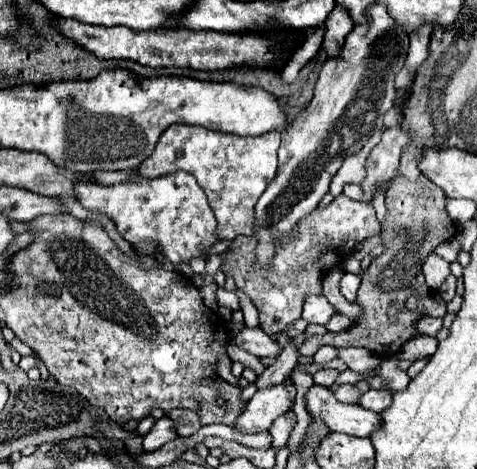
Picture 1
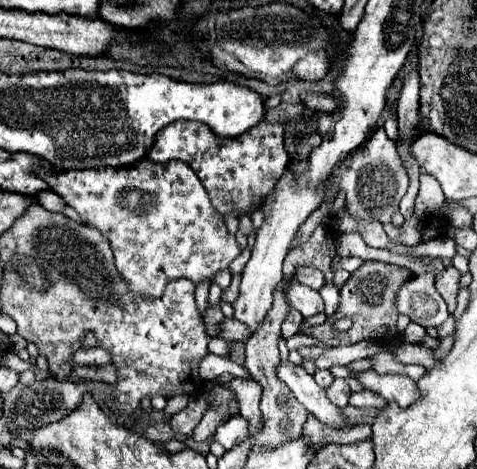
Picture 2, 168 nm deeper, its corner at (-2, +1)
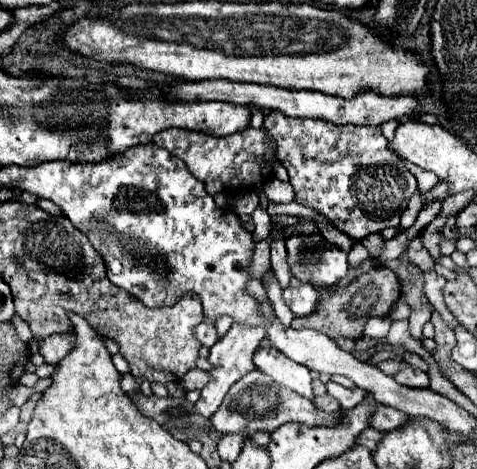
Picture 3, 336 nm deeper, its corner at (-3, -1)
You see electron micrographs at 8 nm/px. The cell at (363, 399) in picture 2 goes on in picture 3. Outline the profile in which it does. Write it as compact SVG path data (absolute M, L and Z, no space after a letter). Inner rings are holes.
M334 381L326 383L326 387L328 387L328 393L330 393L334 399L338 399L338 403L340 403L340 407L342 407L344 411L354 409L356 405L364 403L364 399L366 399L366 391L360 389L360 387L346 389L346 387L342 387L342 385L334 383Z

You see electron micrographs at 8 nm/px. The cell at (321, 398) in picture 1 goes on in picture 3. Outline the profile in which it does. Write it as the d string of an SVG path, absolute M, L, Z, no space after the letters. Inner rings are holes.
M274 347L258 349L256 355L254 355L254 365L262 373L266 373L274 381L278 381L278 385L284 385L284 387L296 391L298 395L302 395L310 401L314 399L310 371L306 367L300 367L300 363L288 359L286 355L282 355Z

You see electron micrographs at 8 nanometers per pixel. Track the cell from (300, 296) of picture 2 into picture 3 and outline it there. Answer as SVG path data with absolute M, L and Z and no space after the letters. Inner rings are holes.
M292 277L288 289L284 289L284 301L296 317L312 315L318 307L318 291L310 283L302 283Z

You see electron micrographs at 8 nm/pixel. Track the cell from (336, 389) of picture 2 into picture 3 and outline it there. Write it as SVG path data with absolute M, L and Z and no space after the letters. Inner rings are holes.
M330 395L316 397L316 399L314 399L314 405L320 407L320 409L324 409L324 411L338 411L338 409L340 409L340 403L338 403L334 397L330 397Z

